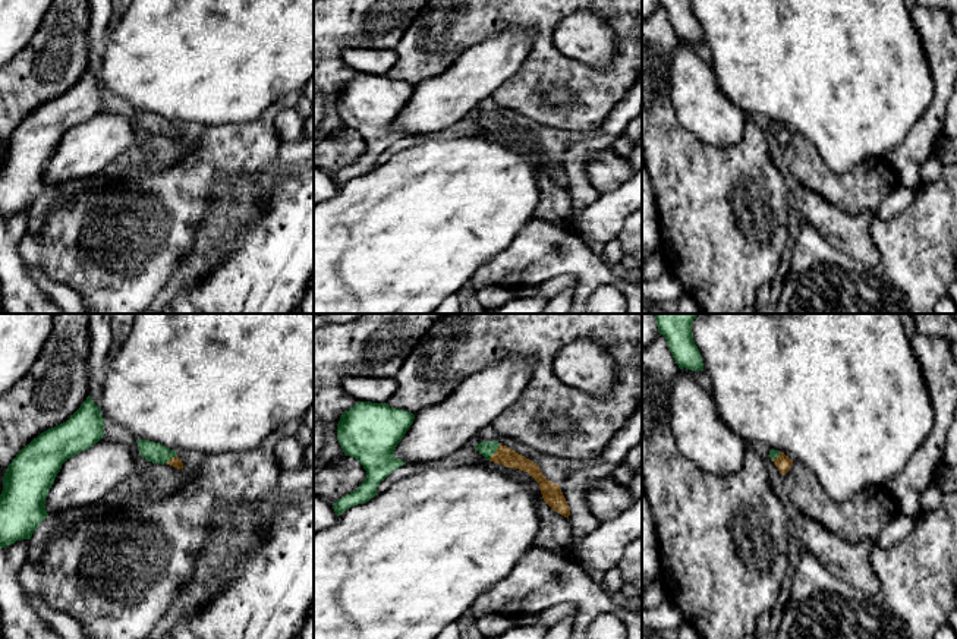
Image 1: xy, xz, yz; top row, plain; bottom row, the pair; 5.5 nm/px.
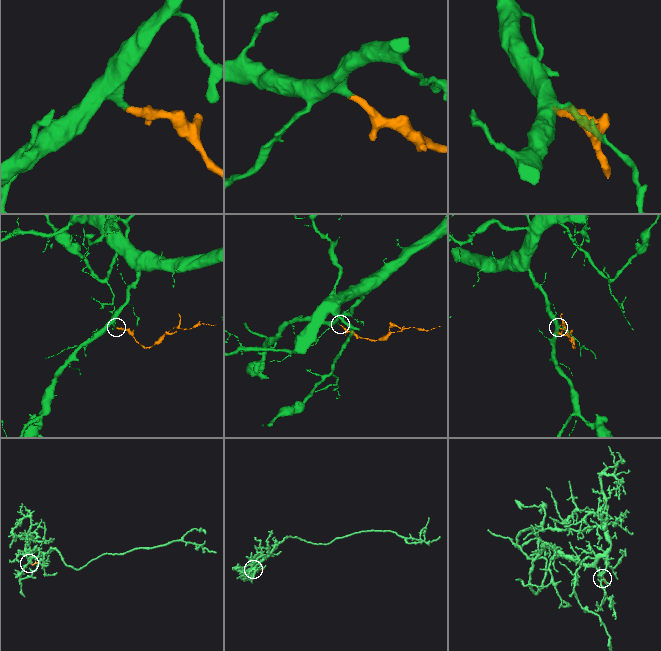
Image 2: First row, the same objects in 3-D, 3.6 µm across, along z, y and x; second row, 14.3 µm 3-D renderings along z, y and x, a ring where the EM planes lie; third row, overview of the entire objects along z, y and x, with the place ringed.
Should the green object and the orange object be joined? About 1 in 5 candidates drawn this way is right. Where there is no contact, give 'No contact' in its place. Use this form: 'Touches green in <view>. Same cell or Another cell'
Touches green in xz. Same cell

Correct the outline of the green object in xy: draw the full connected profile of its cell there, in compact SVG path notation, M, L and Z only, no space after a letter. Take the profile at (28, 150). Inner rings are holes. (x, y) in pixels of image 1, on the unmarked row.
M91 67L63 95L25 117L3 148L0 166L0 220L31 211L48 189L45 170L62 136L104 108L106 92Z

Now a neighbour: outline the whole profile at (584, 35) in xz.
M588 10L564 18L554 29L553 41L564 56L599 69L616 54L616 34Z

